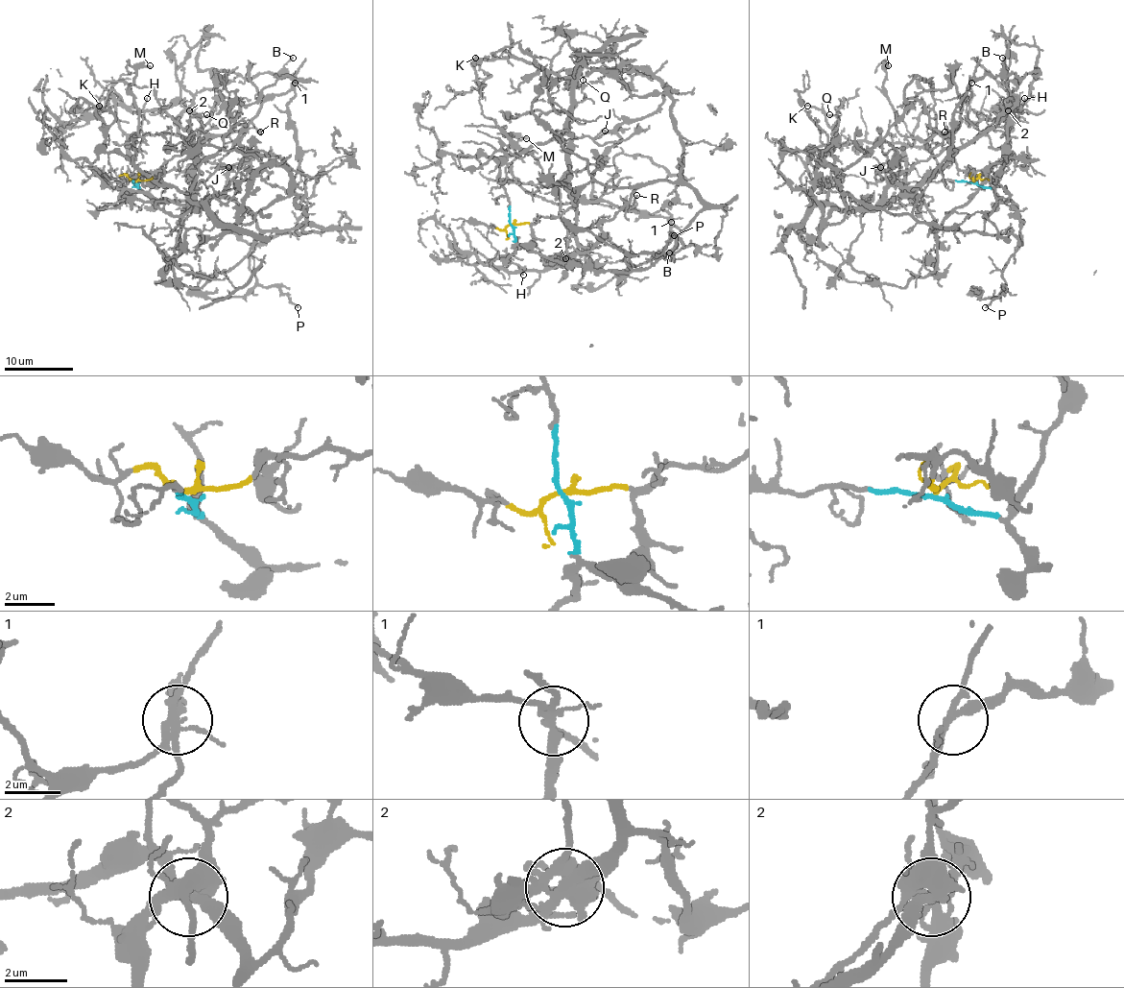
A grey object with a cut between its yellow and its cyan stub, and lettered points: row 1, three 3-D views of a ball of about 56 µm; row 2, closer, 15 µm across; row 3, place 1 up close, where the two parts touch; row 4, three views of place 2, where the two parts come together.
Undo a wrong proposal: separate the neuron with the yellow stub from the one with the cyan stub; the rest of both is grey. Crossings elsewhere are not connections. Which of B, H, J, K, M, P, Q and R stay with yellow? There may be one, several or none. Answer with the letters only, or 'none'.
H, J, K, M, Q, R

